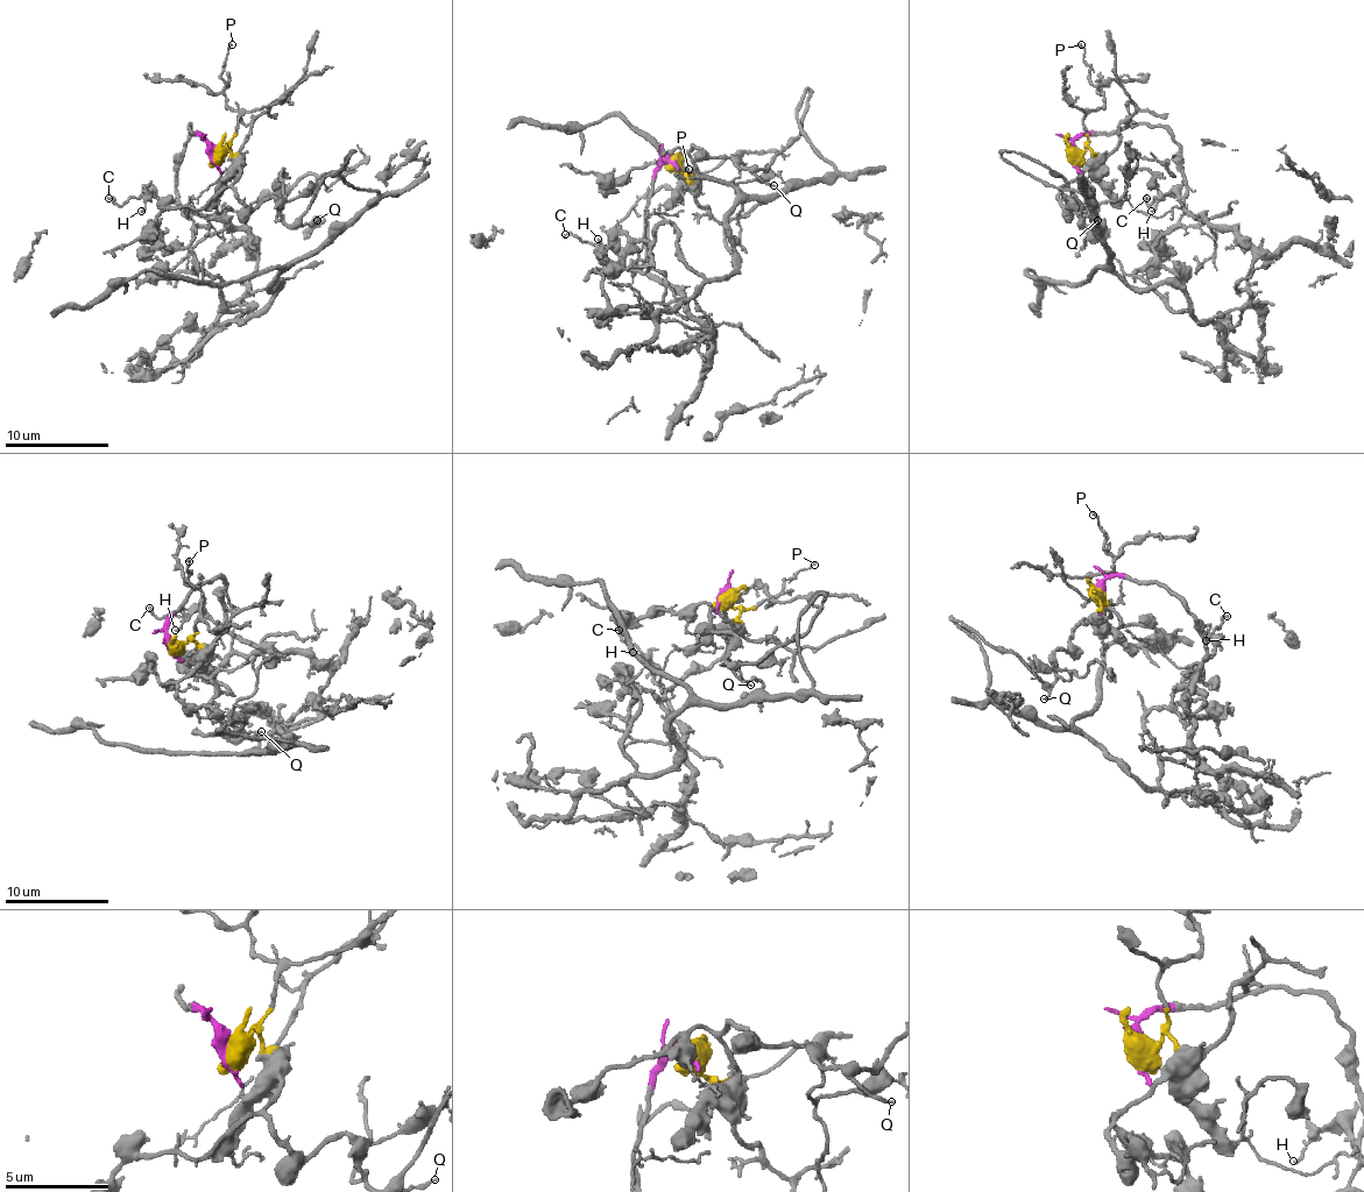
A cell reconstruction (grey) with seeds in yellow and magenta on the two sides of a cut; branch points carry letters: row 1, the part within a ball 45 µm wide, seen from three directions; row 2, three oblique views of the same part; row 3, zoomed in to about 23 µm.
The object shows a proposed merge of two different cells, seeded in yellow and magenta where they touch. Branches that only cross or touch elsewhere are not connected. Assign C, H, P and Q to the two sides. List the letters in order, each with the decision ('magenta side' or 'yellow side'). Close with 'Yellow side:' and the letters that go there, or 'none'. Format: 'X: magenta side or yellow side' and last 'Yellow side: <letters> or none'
C: magenta side
H: magenta side
P: yellow side
Q: yellow side
Yellow side: P, Q

